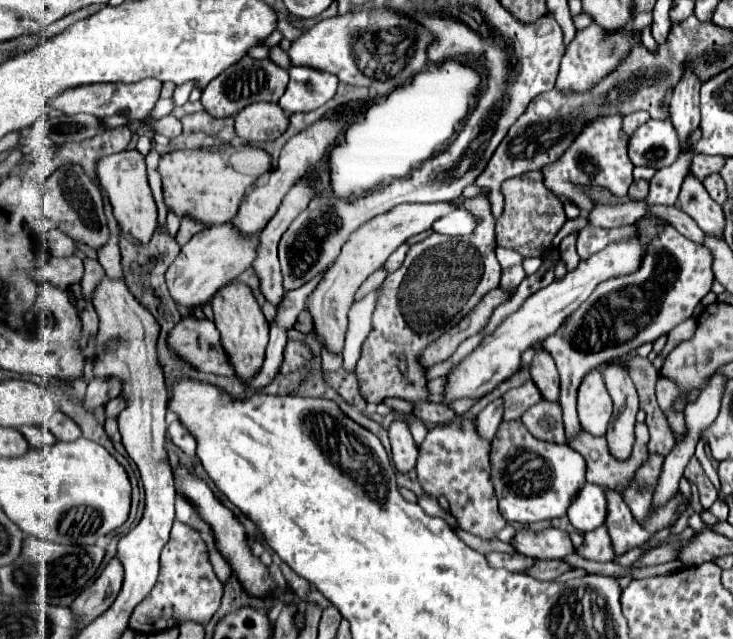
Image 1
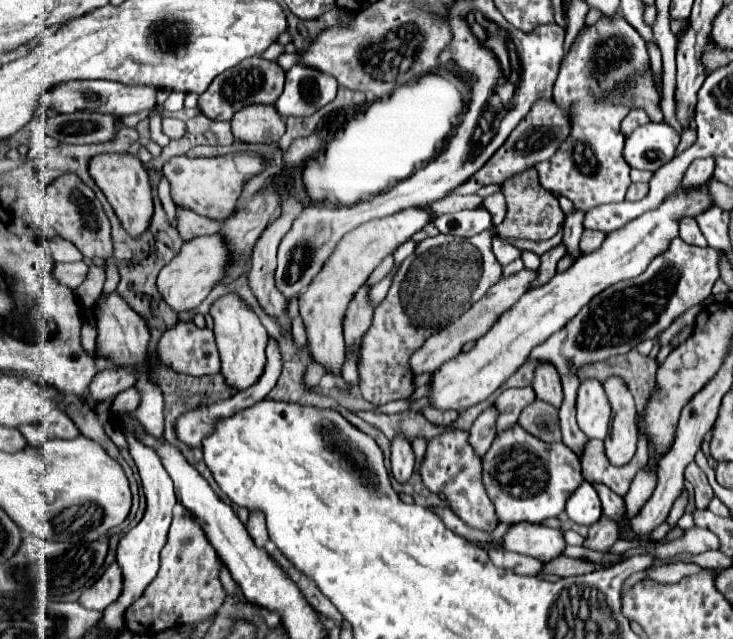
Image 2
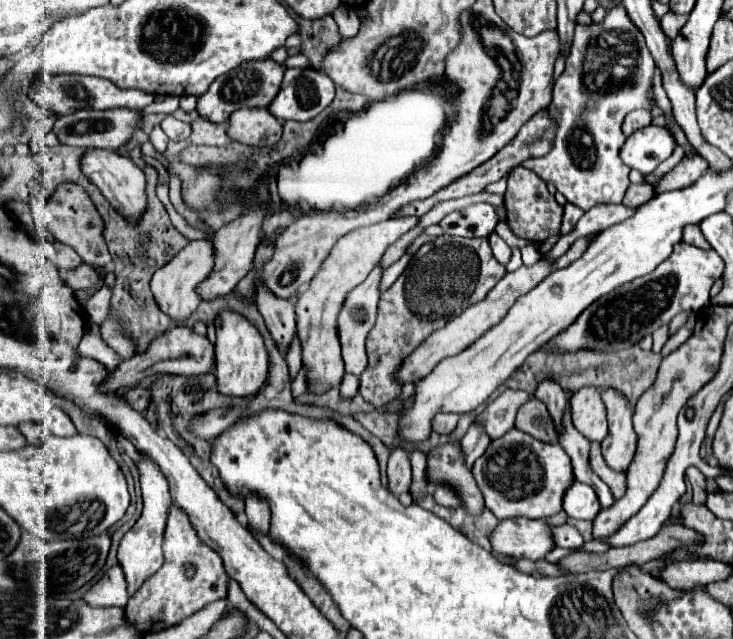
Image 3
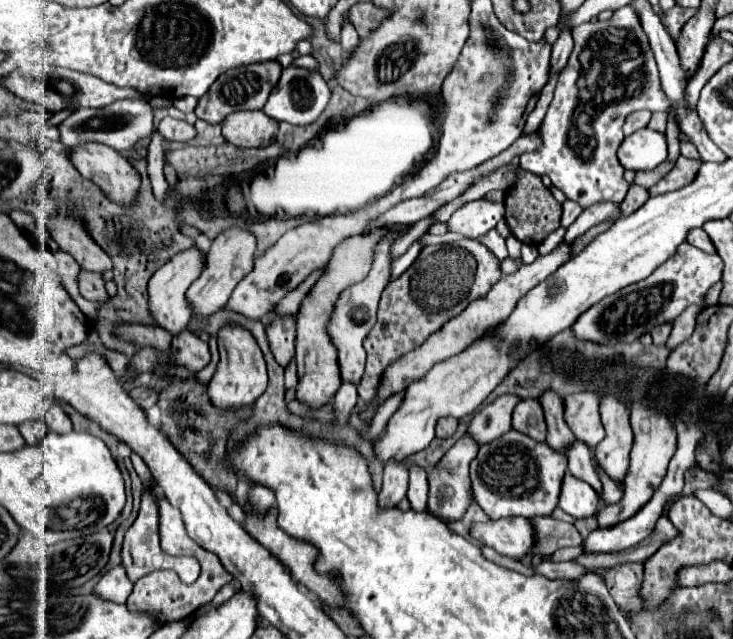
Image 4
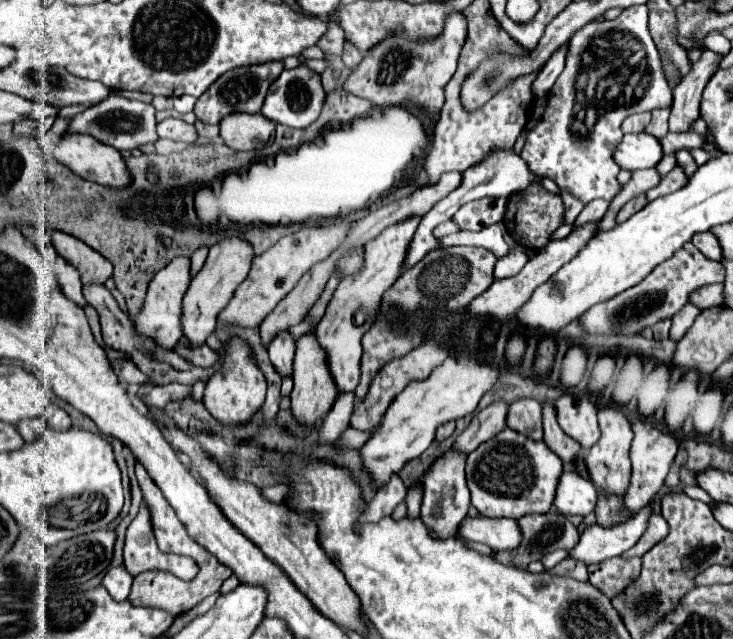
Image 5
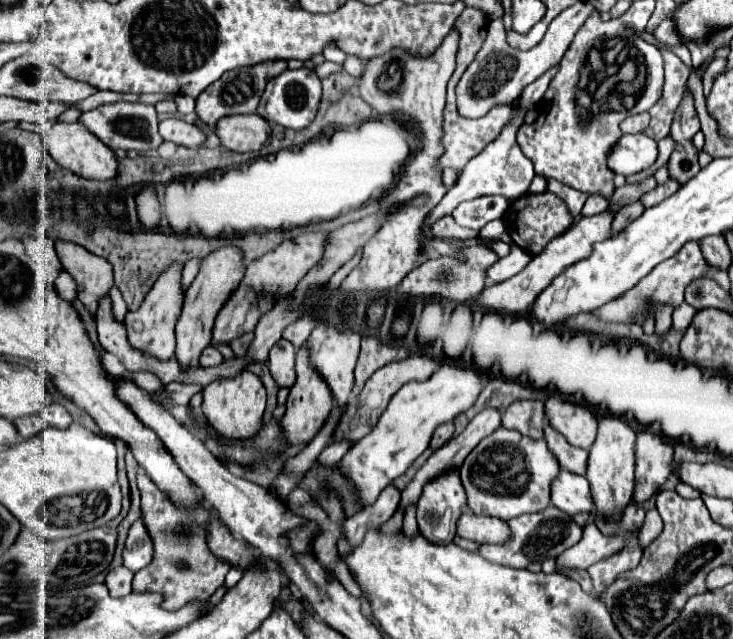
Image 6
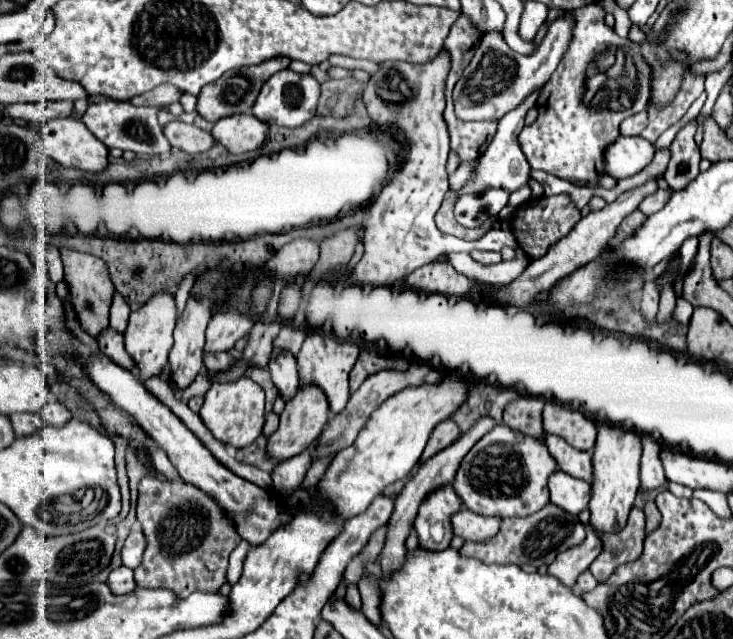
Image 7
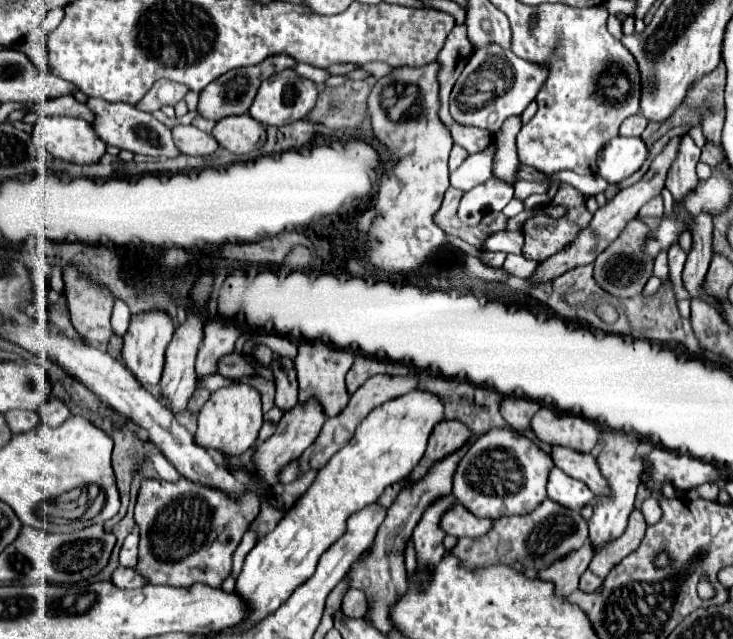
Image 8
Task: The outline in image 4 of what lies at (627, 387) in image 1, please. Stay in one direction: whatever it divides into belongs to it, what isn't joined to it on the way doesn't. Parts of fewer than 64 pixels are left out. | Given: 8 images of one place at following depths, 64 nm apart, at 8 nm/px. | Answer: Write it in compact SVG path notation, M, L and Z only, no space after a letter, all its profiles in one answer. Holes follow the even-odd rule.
M604 394L600 402L600 414L606 428L606 438L594 448L594 460L608 476L622 482L628 470L630 450L632 450L632 428L630 428L630 408L624 400Z

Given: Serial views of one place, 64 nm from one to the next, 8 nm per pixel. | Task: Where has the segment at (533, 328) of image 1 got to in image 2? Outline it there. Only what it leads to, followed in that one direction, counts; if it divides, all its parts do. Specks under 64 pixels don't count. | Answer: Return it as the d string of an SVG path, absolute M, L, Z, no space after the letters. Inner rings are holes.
M702 186L692 192L676 192L666 198L666 202L650 210L620 230L614 230L604 240L602 248L590 254L582 254L566 272L556 274L548 284L526 292L510 310L506 310L498 322L474 344L474 348L466 354L458 354L456 358L444 362L434 378L432 378L432 406L440 410L466 410L482 400L486 400L500 384L504 384L520 364L528 358L530 350L542 344L548 336L566 326L570 318L580 312L584 304L590 302L592 296L600 294L608 286L634 278L646 270L650 260L664 252L672 238L678 236L678 220L682 216L696 216L704 212L712 204L712 198Z

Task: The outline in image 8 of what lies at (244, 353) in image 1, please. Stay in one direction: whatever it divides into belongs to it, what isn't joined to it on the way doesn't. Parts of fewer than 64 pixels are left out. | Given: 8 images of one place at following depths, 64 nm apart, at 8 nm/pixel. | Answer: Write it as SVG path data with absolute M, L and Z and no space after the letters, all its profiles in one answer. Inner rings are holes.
M234 380L232 384L210 394L206 404L198 412L198 430L194 438L204 448L216 448L228 456L238 456L258 440L262 422L264 414L262 414L260 392L246 382Z

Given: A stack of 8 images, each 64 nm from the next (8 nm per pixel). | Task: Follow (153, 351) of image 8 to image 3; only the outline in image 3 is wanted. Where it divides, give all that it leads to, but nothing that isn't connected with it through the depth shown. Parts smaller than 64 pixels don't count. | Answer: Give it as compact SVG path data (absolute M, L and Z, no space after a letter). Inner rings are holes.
M192 240L188 242L166 266L162 266L154 276L152 276L152 292L156 296L158 306L170 314L174 320L184 320L188 318L198 304L202 302L200 296L196 296L196 288L208 278L208 272L212 272L214 264L214 248L212 240Z

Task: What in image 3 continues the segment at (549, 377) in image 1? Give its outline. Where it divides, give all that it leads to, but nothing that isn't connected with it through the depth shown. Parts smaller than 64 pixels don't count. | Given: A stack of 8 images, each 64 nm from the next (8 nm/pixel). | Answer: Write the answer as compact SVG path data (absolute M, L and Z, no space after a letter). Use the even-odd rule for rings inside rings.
M544 378L544 380L540 380L534 396L548 406L548 410L560 430L560 418L566 408L566 392L560 388L560 384L556 384L556 380L552 380L552 378Z

